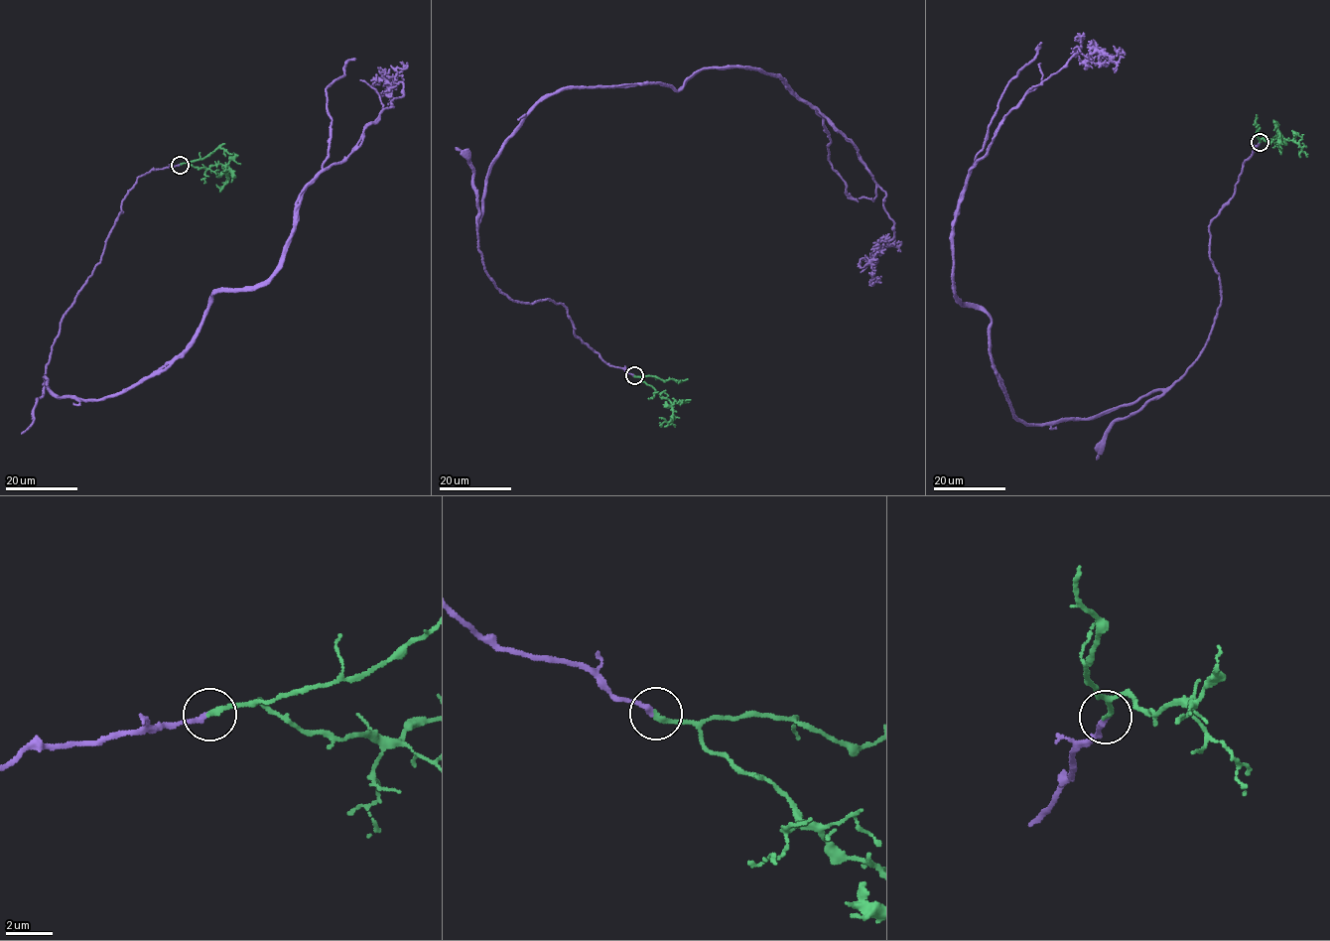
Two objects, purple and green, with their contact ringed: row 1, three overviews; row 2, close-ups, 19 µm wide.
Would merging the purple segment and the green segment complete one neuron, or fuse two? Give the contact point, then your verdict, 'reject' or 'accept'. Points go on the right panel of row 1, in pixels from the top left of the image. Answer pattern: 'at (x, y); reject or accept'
at (1260, 142); accept

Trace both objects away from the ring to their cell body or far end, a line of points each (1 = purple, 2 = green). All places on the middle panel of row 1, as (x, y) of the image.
1: (633, 375), (562, 304), (500, 291), (478, 248), (499, 149), (564, 89), (777, 75), (885, 192), (881, 276)
2: (634, 375), (670, 402), (671, 420), (667, 422), (659, 418)

